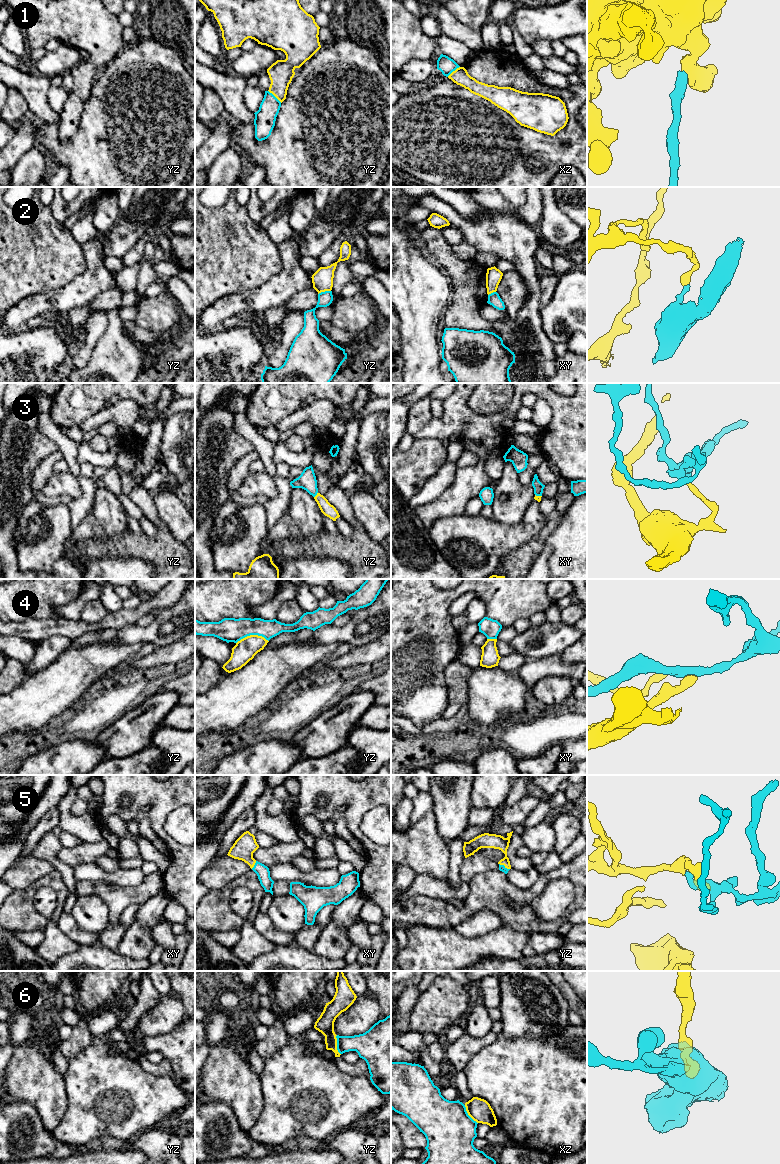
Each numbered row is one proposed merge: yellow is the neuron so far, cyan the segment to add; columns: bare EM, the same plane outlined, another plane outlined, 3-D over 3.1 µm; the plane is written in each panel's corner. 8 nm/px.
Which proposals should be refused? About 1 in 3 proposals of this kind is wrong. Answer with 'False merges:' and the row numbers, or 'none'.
False merges: 1, 2, 3, 4, 6

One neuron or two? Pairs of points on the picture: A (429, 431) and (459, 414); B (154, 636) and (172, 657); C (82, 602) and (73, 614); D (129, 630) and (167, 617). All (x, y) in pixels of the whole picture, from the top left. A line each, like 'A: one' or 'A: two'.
A: one
B: two
C: one
D: one

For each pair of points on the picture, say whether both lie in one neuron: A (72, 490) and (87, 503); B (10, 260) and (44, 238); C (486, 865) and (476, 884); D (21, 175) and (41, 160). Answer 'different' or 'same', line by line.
A: different
B: same
C: different
D: same

